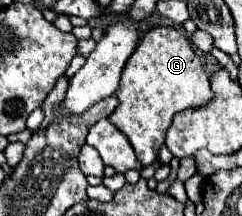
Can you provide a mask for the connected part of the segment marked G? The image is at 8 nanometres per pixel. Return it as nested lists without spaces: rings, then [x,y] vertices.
[[[158,26],[142,36],[136,52],[126,62],[116,98],[120,100],[120,106],[110,114],[110,120],[128,136],[138,160],[148,166],[156,162],[174,114],[184,108],[208,104],[212,100],[212,90],[208,74],[182,30]]]

